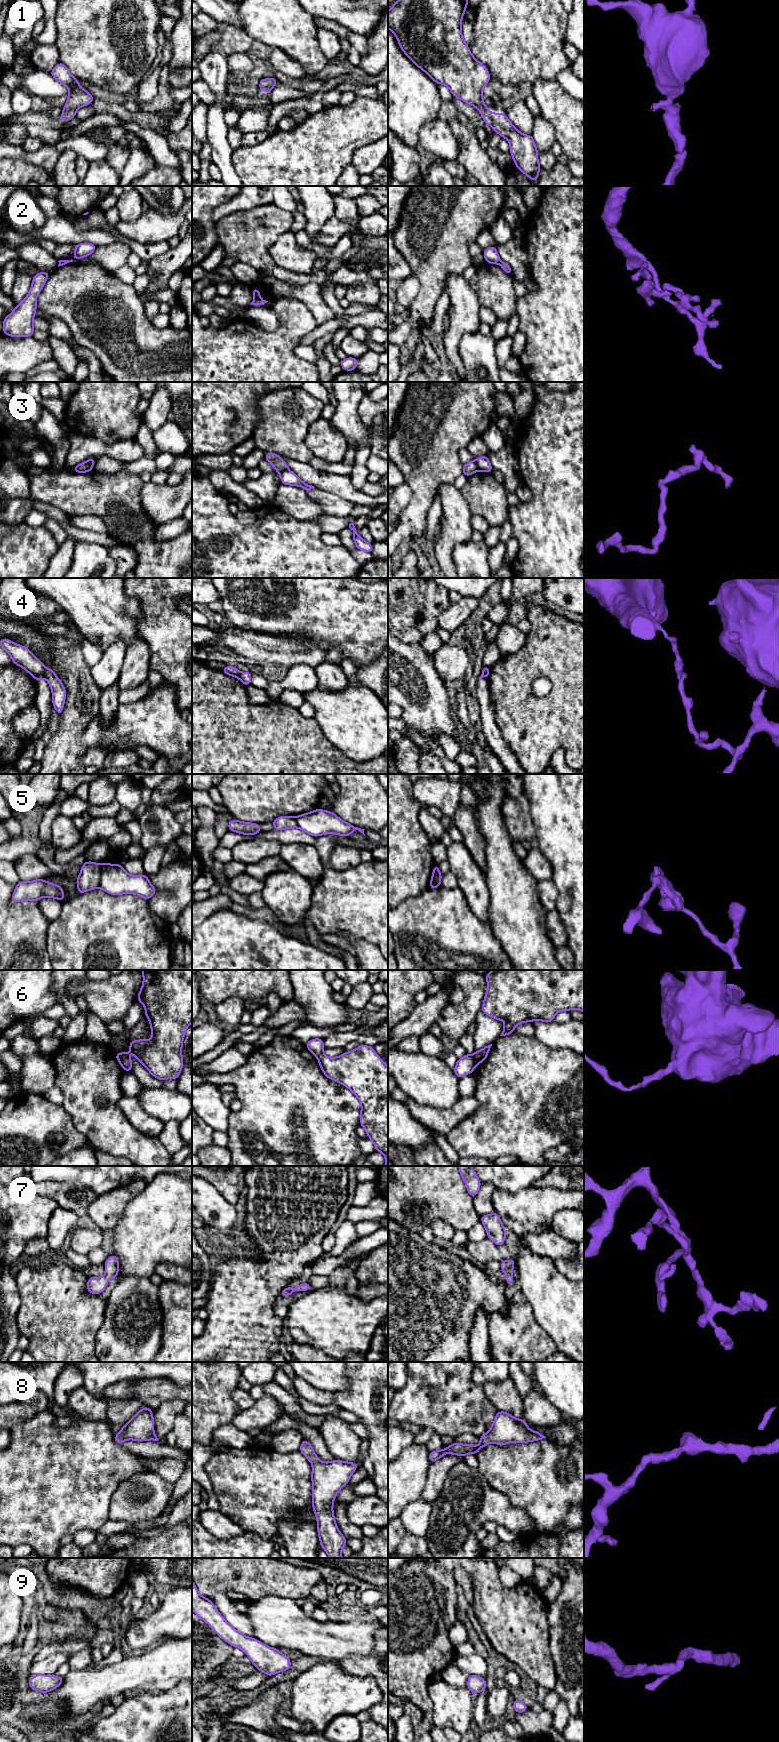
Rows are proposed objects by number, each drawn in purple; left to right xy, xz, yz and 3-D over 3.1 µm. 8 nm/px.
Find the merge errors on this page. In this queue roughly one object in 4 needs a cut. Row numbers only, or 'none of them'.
2, 3, 4, 5, 6

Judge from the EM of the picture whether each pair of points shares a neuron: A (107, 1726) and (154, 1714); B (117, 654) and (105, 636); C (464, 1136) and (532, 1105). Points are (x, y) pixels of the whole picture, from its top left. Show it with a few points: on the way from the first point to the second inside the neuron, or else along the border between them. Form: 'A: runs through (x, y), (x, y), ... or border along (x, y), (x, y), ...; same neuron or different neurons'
A: runs through (119, 1726), (132, 1726), (142, 1721); same neuron
B: border along (127, 645), (121, 640), (115, 640), (104, 651); different neurons
C: runs through (481, 1135), (492, 1132), (515, 1118); same neuron

